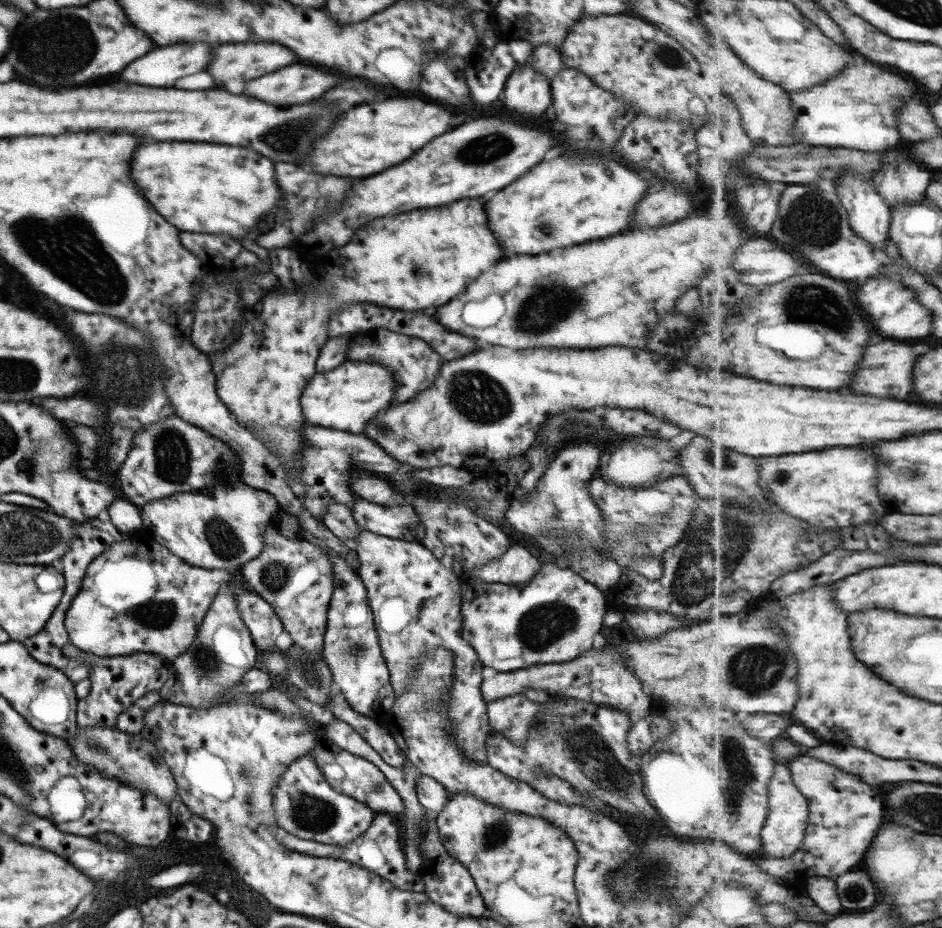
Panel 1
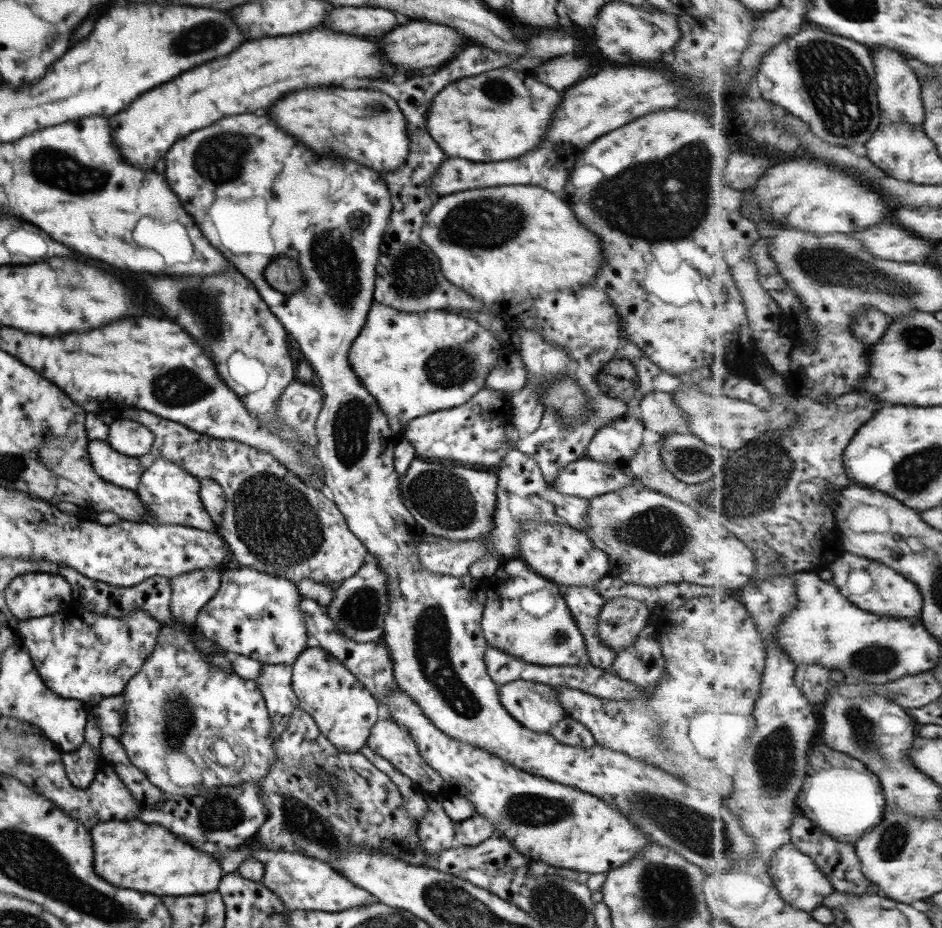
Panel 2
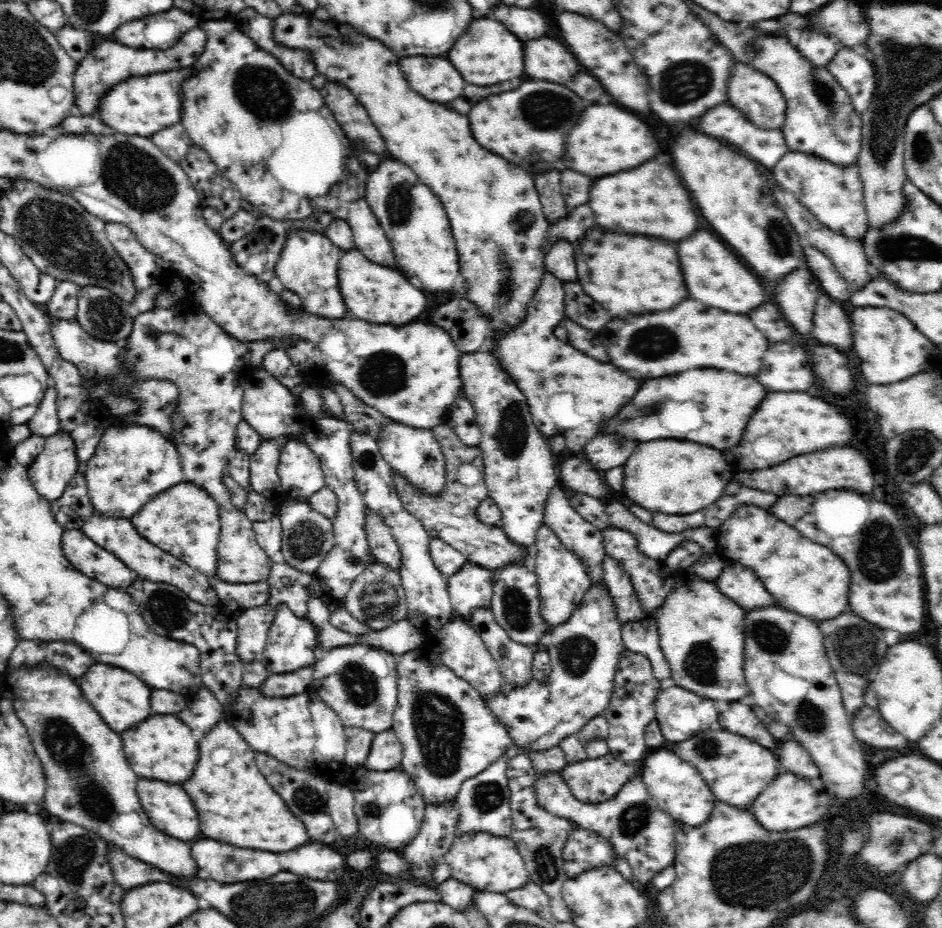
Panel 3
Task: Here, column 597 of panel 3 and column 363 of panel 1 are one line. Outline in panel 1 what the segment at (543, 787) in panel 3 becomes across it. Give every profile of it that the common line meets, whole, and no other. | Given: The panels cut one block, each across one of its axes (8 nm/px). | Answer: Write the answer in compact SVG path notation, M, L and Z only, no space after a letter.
M311 751L297 757L285 767L271 790L275 824L285 832L320 844L344 846L357 838L371 824L375 813L353 797L337 793L324 780Z

